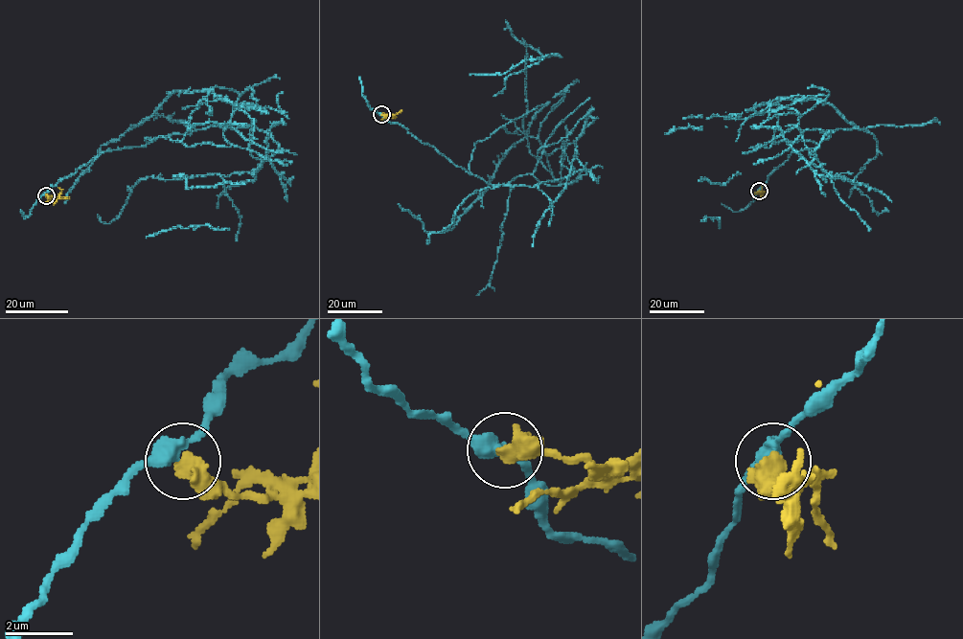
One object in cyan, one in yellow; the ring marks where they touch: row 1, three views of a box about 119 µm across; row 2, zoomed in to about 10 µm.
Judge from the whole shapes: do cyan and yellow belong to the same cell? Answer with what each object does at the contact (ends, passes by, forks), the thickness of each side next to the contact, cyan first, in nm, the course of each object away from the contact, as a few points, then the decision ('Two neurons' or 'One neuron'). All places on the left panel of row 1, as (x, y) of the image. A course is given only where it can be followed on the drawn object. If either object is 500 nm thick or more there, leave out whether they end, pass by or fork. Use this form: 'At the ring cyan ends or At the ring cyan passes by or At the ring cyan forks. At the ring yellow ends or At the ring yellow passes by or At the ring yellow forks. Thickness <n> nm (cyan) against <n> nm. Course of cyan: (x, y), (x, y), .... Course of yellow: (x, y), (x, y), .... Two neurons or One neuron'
Thickness 400 nm (cyan) against 600 nm. Course of cyan: (45, 194), (104, 151), (226, 126), (239, 94), (216, 86), (173, 91), (149, 117), (100, 148), (65, 203). Course of yellow: (46, 194), (51, 198), (70, 197). Two neurons

